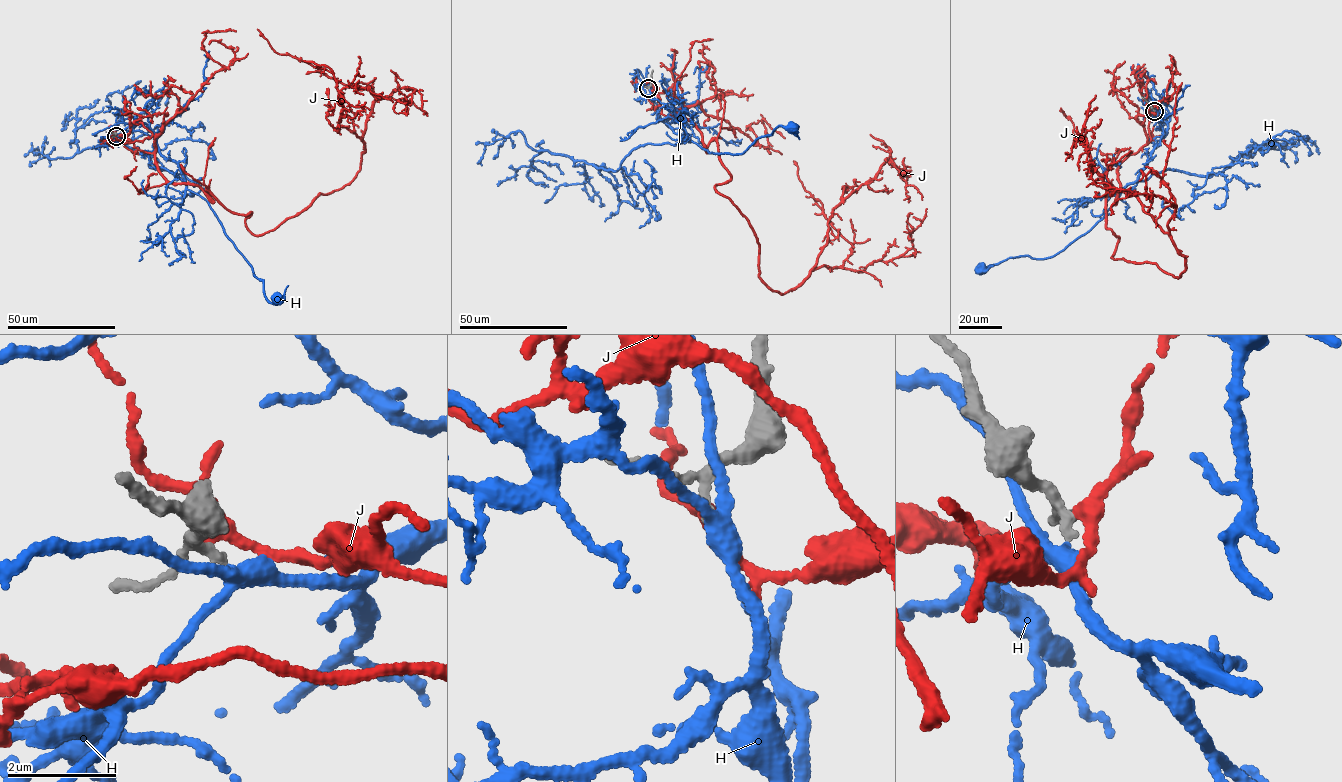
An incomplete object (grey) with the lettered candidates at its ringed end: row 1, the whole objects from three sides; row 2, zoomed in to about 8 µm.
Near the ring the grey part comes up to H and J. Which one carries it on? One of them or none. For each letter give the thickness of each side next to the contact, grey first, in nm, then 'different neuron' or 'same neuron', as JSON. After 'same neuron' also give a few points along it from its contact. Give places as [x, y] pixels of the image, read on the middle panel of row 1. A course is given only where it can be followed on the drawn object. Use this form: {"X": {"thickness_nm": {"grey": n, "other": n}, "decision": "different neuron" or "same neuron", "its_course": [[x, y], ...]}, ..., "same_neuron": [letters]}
{"H": {"thickness_nm": {"grey": 150, "other": 260}, "decision": "same neuron", "its_course": [[648, 88], [660, 118], [683, 141], [687, 139], [710, 153], [741, 154], [779, 126], [794, 127]]}, "J": {"thickness_nm": {"grey": 160, "other": 180}, "decision": "different neuron"}, "same_neuron": ["H"]}

